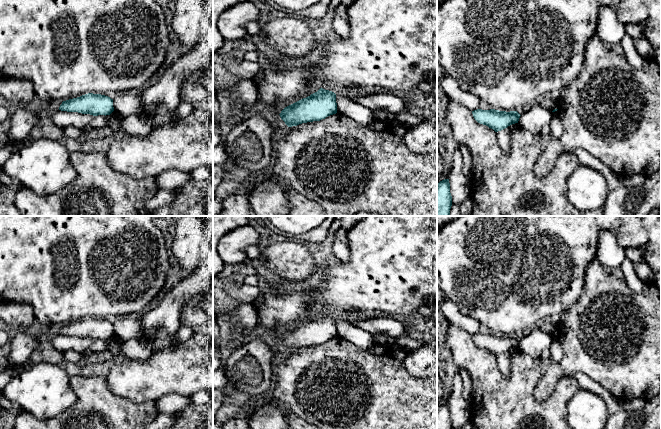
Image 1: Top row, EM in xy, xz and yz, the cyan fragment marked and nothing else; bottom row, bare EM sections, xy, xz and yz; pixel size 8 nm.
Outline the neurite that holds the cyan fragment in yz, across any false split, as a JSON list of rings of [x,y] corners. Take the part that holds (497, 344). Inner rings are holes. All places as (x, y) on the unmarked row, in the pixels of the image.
[[[495,333],[472,335],[474,343],[483,349],[488,350],[495,356],[501,355],[508,350],[518,347],[520,338],[517,335],[499,335]]]

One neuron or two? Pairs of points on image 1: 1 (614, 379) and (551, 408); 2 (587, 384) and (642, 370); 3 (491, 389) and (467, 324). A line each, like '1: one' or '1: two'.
1: two
2: two
3: two

